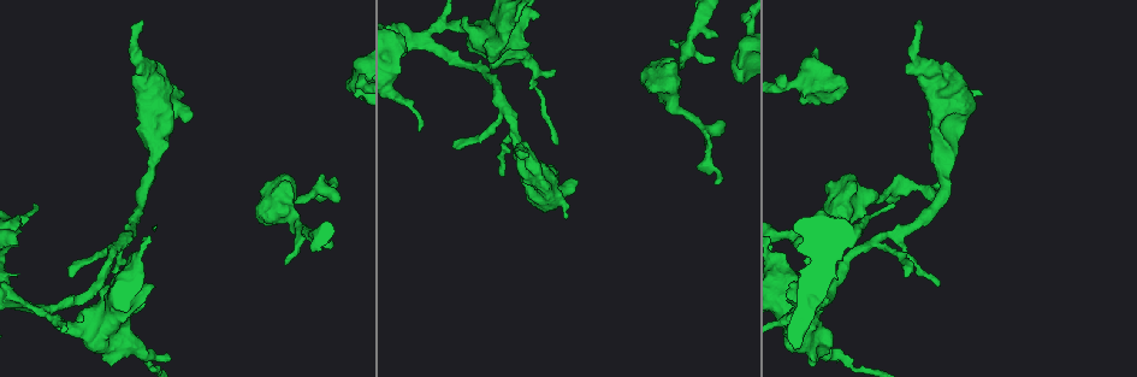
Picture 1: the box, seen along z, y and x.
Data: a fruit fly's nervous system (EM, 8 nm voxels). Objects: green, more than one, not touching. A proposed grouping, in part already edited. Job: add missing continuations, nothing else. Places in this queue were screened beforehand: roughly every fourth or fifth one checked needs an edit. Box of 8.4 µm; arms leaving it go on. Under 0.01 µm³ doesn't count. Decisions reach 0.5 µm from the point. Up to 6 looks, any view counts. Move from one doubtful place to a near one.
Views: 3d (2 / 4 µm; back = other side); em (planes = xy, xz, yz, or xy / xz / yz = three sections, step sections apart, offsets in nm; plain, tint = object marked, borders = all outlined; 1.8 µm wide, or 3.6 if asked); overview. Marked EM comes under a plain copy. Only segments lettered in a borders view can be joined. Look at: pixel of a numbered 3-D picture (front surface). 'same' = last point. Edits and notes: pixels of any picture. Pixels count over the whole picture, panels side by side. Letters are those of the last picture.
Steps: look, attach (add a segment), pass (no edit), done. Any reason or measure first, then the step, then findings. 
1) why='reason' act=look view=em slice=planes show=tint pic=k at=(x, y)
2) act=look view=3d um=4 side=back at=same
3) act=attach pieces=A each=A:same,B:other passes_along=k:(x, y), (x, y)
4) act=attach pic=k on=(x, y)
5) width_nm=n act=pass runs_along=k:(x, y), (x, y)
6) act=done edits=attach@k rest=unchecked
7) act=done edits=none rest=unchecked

why='thin end' act=look view=em slice=planes show=borders pic=1 at=(716, 183)

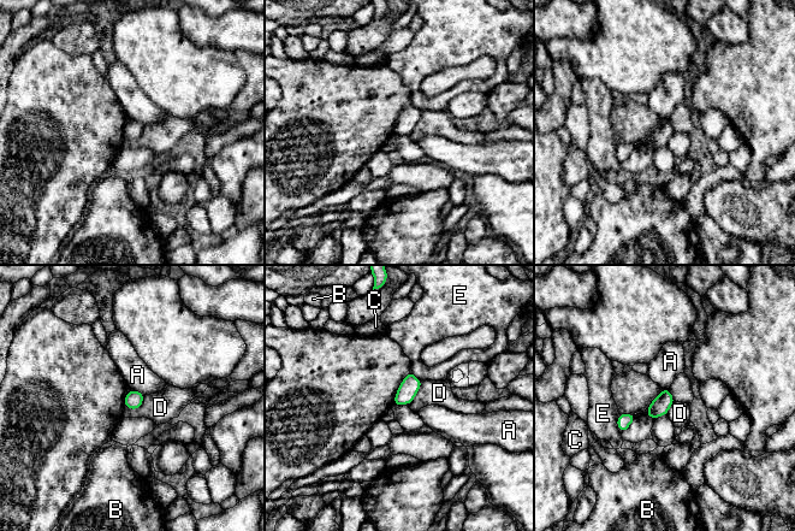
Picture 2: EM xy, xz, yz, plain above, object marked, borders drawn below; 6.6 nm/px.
act=pass each=A:other,B:other,C:other,D:other,E:other border=2:(144, 395), (137, 408), (124, 406) found='no lettered segment goes on from it'

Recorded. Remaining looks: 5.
why='branch stops here' act=look view=3d um=2 side=back pic=1 at=(712, 56)

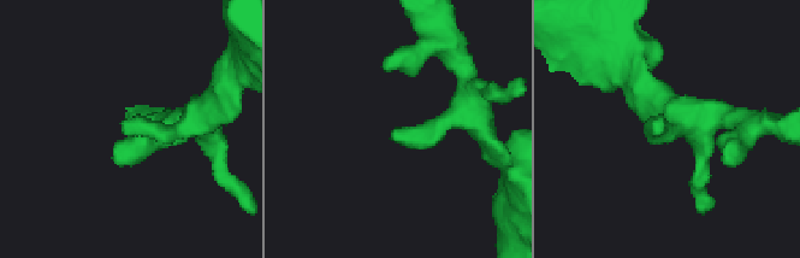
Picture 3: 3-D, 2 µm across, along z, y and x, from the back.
act=look view=em slice=yz step=4 show=tint pic=3 at=(394, 133)

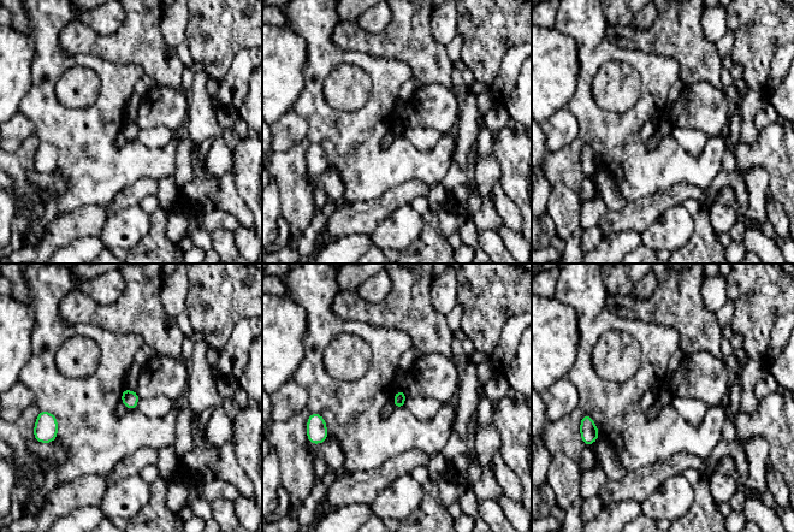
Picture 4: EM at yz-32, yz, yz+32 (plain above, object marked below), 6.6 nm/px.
why='cut it another way' act=look view=em slice=planes show=borders at=same

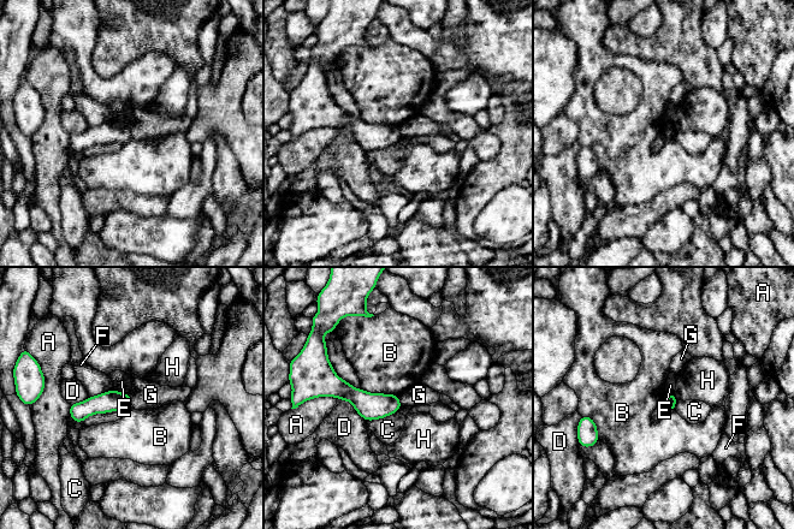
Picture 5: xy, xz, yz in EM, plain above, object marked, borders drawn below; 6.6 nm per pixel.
act=pass each=A:other,B:other,C:other,D:other,E:other,F:other,G:other,H:other border=5:(129, 393), (132, 409) found='none of them fits'

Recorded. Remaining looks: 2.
why='calibre changes' act=look view=em slice=xy step=16 show=tint pic=1 at=(533, 64)

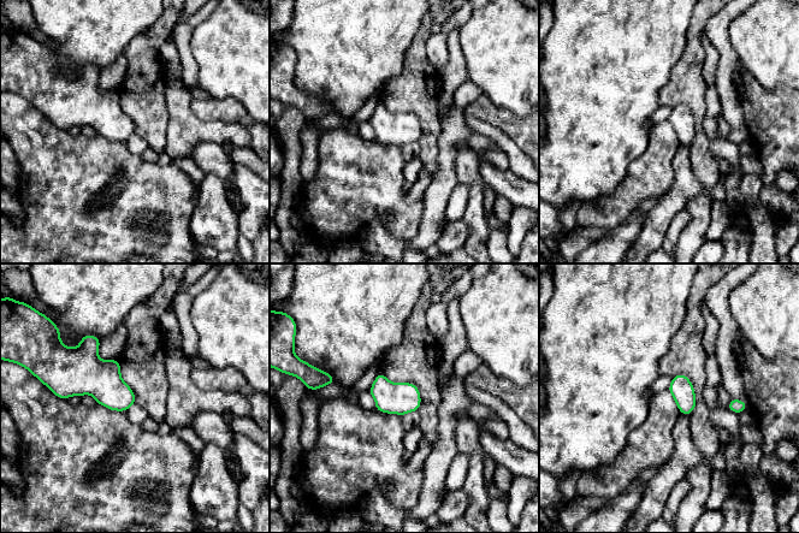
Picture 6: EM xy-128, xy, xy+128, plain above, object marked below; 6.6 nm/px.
act=look view=em slice=planes show=borders at=same

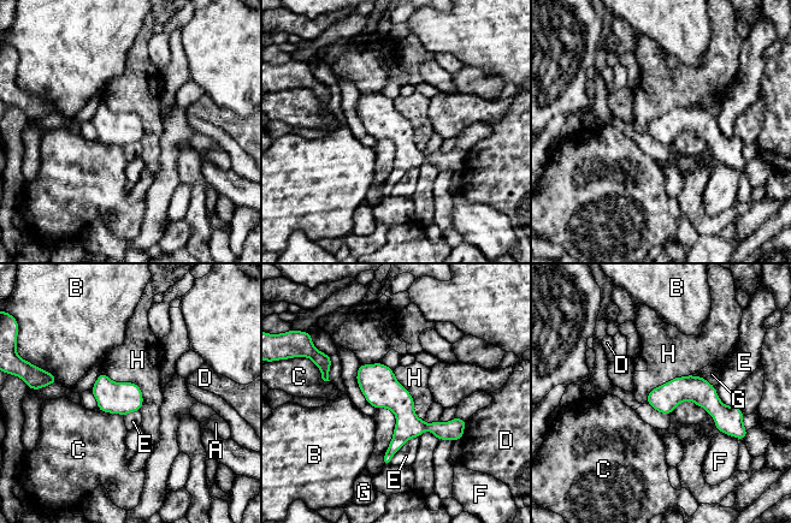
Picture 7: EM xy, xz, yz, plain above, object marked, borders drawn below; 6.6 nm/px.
width_nm=190 longest_contact=C:400nm act=pass each=A:other,B:other,C:other,D:other,E:other,F:other,G:other,H:other found='no lettered segment goes on from it'

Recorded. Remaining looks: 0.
act=done edits=none rest=unchecked

